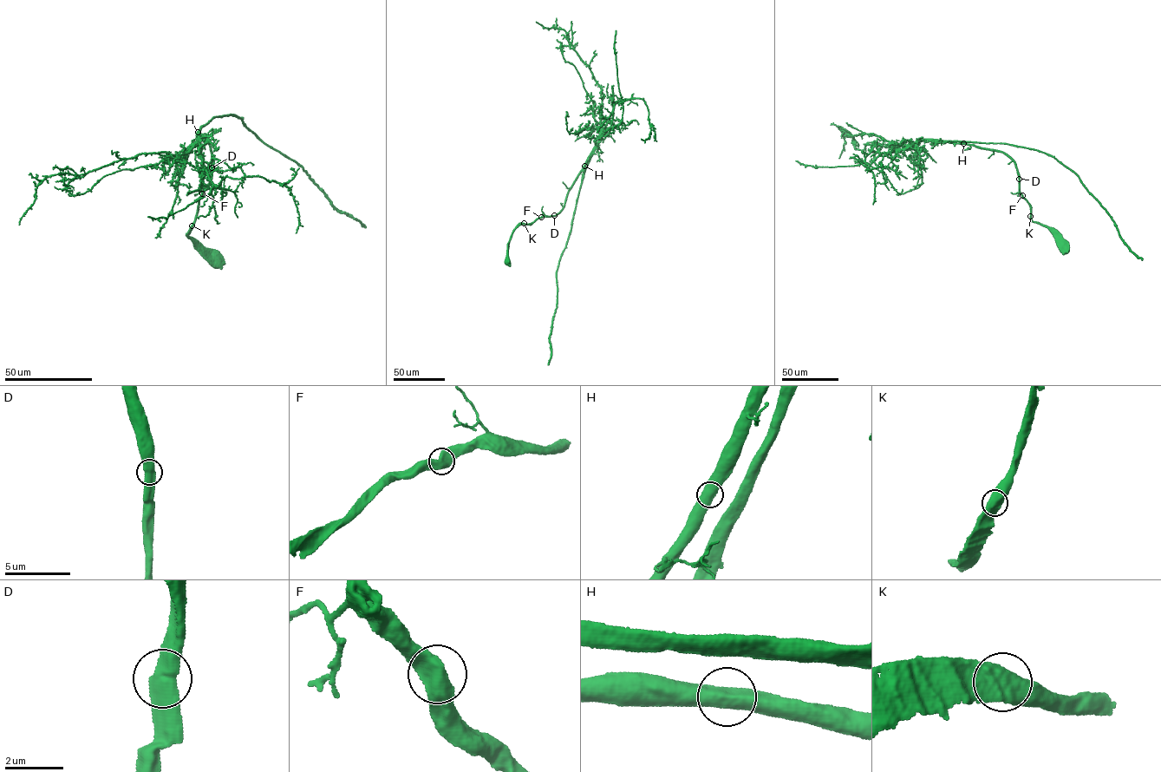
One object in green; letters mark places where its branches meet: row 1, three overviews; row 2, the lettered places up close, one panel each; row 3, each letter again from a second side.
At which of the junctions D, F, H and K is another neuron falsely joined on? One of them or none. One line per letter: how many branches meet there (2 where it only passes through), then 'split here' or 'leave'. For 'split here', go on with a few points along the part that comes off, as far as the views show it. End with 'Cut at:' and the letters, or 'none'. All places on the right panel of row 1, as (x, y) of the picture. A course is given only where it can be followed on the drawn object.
D: 2 | leave
F: 2 | leave
H: 2 | leave
K: 2 | leave
Cut at: none

